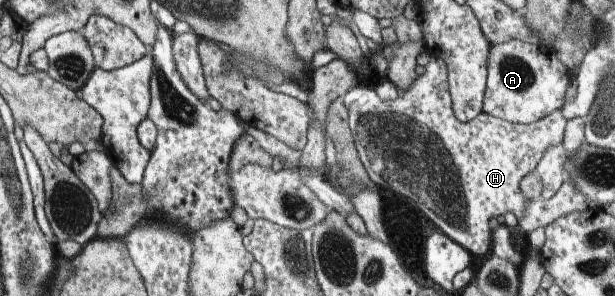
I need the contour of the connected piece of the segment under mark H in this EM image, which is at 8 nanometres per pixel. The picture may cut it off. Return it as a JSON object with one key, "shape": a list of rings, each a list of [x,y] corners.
{"shape":[[[432,56],[429,59],[429,63],[425,65],[424,73],[417,77],[417,79],[411,83],[411,87],[407,87],[407,91],[401,92],[395,100],[383,101],[379,99],[374,89],[369,89],[369,87],[362,86],[361,84],[353,87],[348,93],[345,93],[345,96],[342,99],[348,112],[348,123],[350,125],[350,130],[352,131],[352,136],[354,137],[360,160],[366,167],[368,177],[372,179],[372,182],[376,186],[379,185],[379,189],[383,187],[383,189],[391,189],[391,191],[393,191],[393,185],[395,185],[395,193],[405,195],[405,197],[417,201],[417,203],[419,203],[419,209],[421,209],[421,211],[423,211],[423,213],[425,213],[425,215],[429,217],[429,219],[431,219],[431,221],[433,221],[433,223],[435,223],[446,236],[449,236],[449,239],[452,239],[454,242],[457,242],[466,250],[470,251],[474,258],[483,257],[483,255],[492,248],[492,231],[489,225],[491,225],[491,219],[493,219],[493,217],[504,215],[508,211],[514,212],[517,219],[521,217],[525,204],[531,200],[525,198],[521,193],[520,181],[529,172],[535,171],[547,146],[561,142],[564,135],[564,127],[566,126],[565,117],[561,115],[562,109],[557,109],[555,113],[547,115],[545,119],[541,119],[540,121],[537,121],[537,123],[531,124],[515,124],[500,118],[495,118],[484,112],[477,115],[472,121],[461,123],[459,119],[456,119],[453,113],[452,99],[448,85],[447,67],[441,59]]]}

